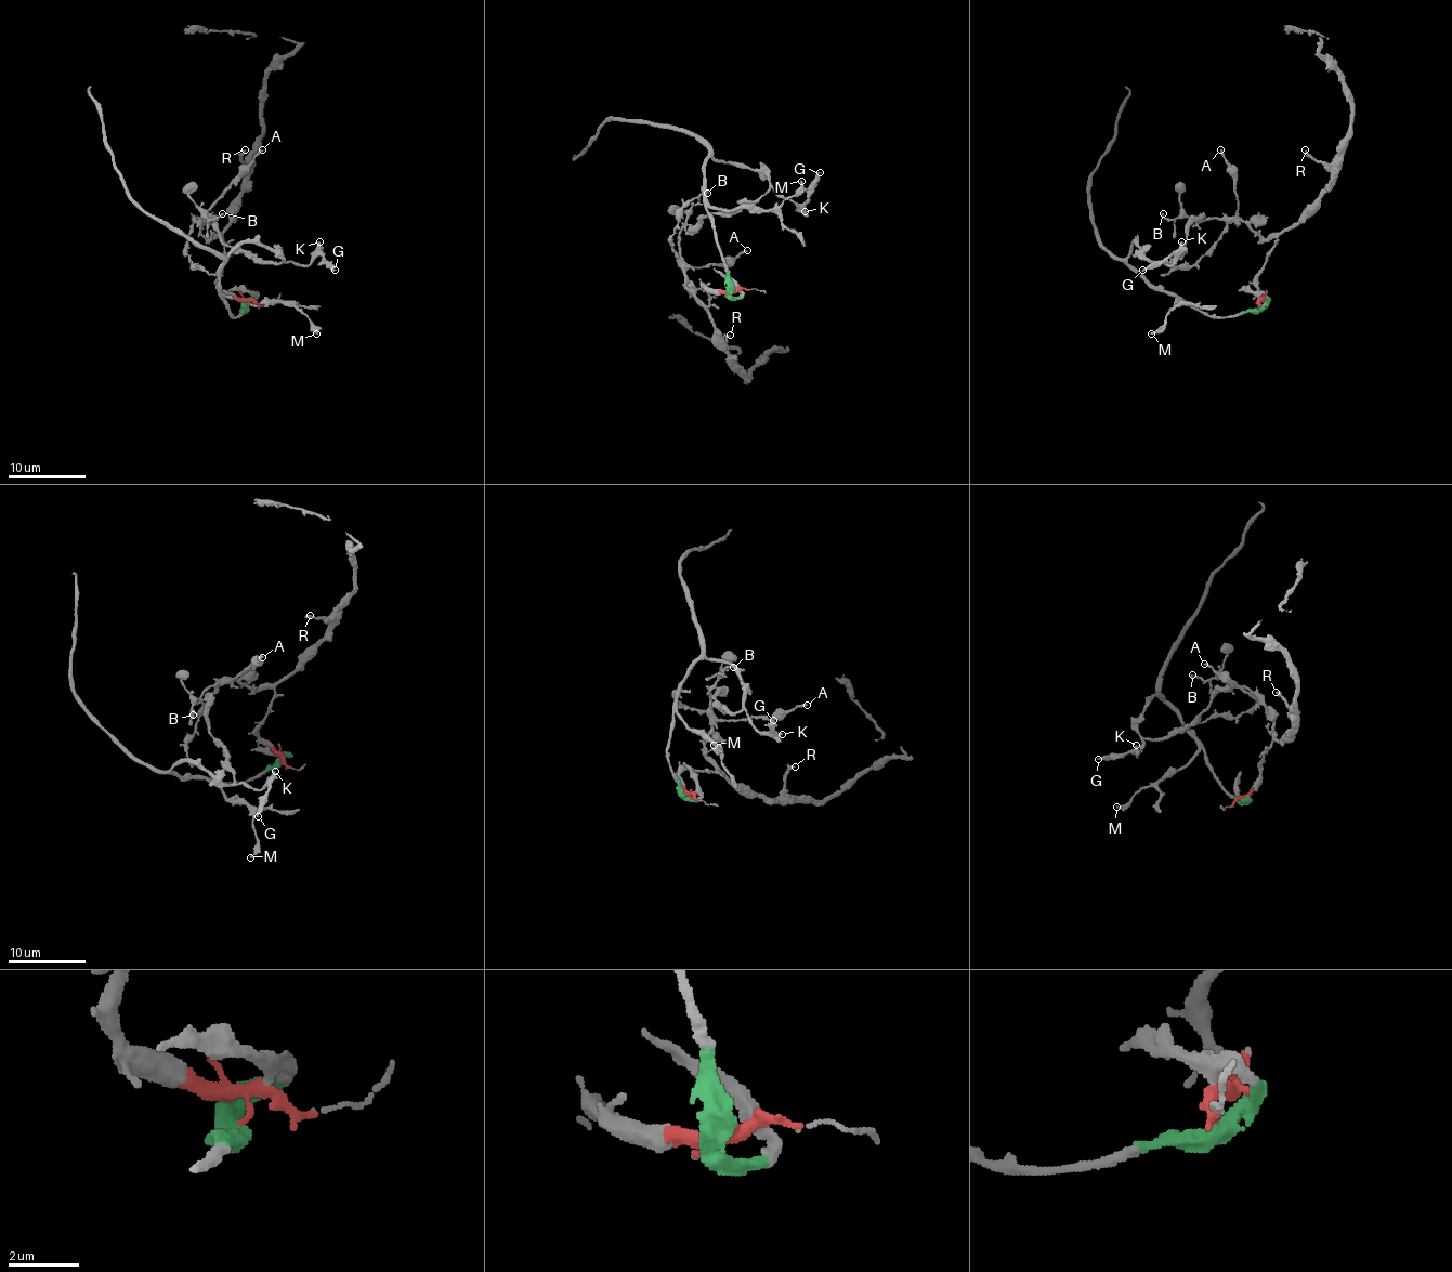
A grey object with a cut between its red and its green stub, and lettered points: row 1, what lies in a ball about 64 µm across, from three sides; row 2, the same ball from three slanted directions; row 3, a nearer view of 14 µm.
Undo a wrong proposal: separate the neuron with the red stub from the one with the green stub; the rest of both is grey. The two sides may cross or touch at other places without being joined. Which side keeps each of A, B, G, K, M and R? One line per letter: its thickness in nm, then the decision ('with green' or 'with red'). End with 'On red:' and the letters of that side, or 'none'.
A: 200 nm | with red
B: 180 nm | with red
G: 280 nm | with green
K: 300 nm | with green
M: 240 nm | with green
R: 280 nm | with red
On red: A, B, R

